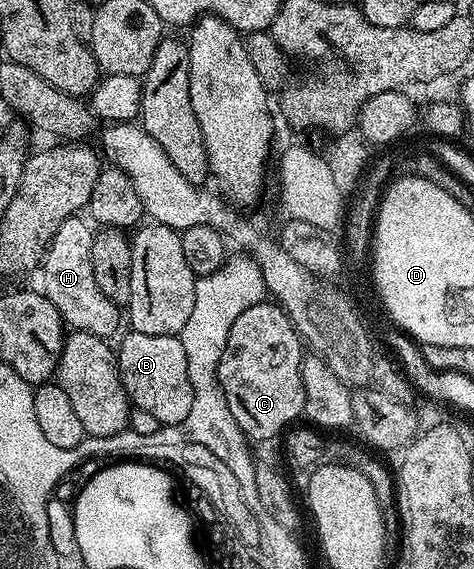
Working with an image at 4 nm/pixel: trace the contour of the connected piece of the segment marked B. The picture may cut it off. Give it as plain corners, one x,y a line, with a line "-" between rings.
134,330
127,334
116,351
116,368
120,370
129,404
133,408
146,409
158,417
161,425
186,423
190,405
194,405
194,393
182,341
174,335
151,335

